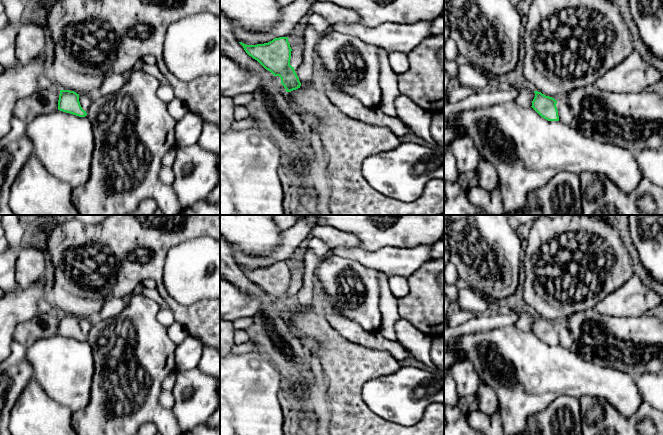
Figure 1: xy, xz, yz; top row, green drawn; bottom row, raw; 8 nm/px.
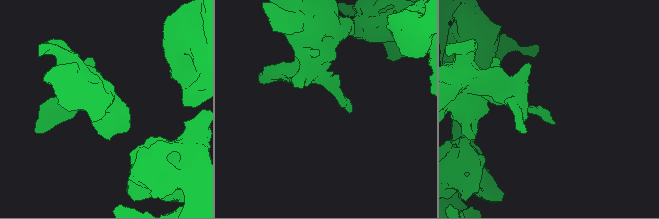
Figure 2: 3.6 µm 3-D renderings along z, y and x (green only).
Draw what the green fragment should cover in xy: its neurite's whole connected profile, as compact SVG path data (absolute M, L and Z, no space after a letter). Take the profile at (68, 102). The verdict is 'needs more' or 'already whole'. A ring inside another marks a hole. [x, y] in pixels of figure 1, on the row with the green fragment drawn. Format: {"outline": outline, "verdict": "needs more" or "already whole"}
{"outline": "M60 90L58 110L79 117L85 117L87 115L86 111L80 105L79 94L70 90Z", "verdict": "already whole"}

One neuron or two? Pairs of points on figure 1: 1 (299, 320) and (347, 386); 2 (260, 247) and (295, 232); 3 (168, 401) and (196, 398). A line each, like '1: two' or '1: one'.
1: one
2: two
3: two

